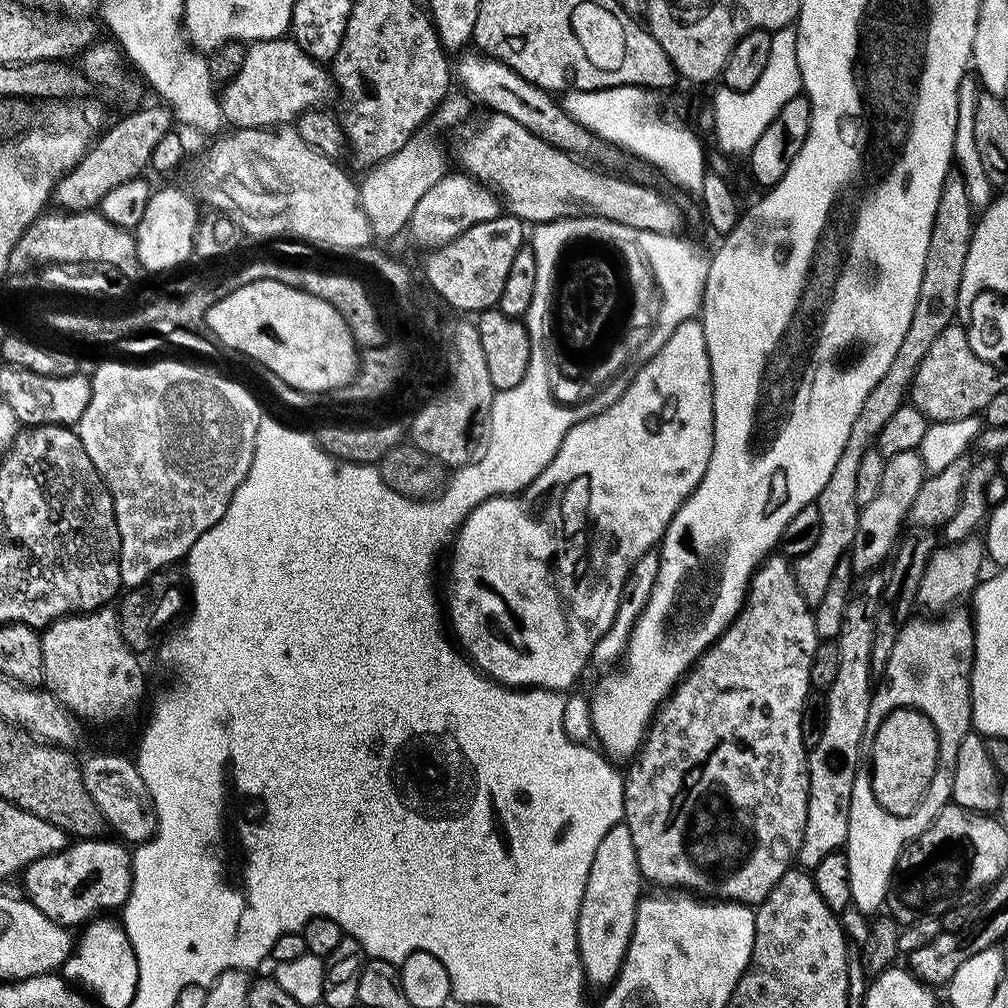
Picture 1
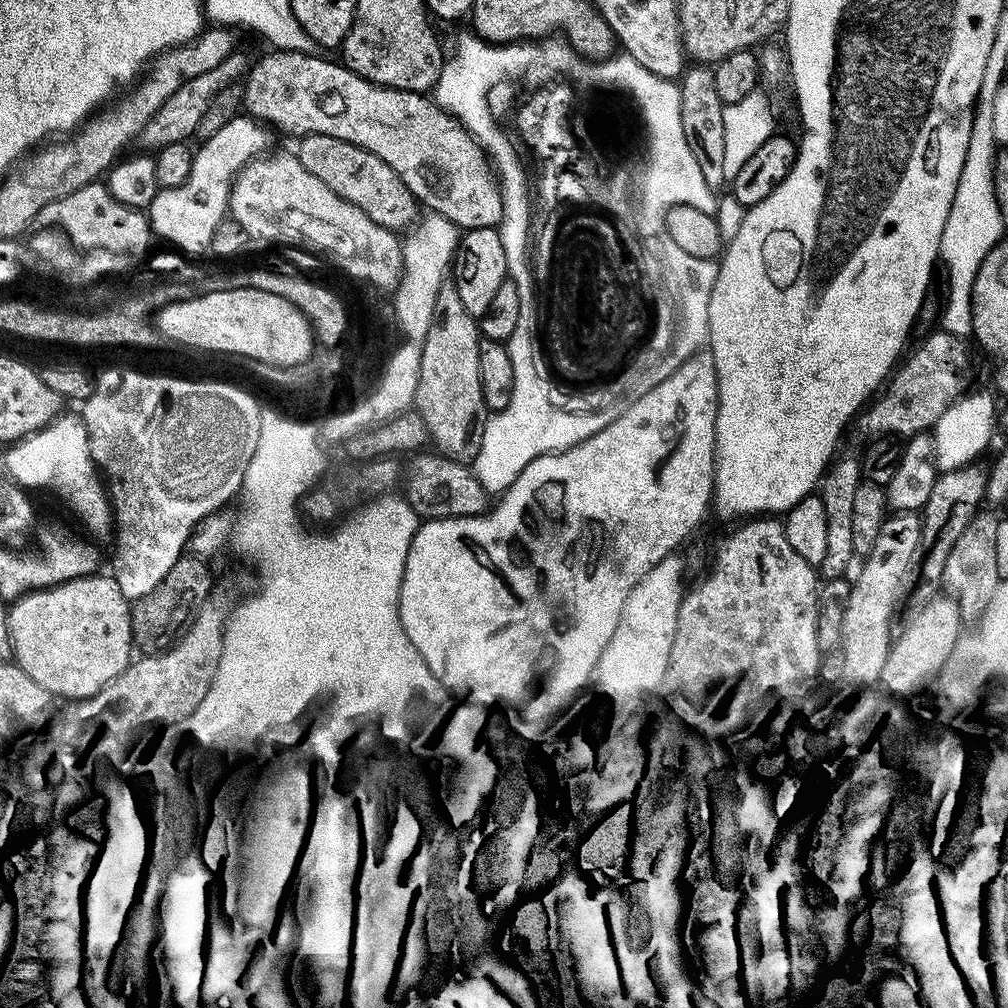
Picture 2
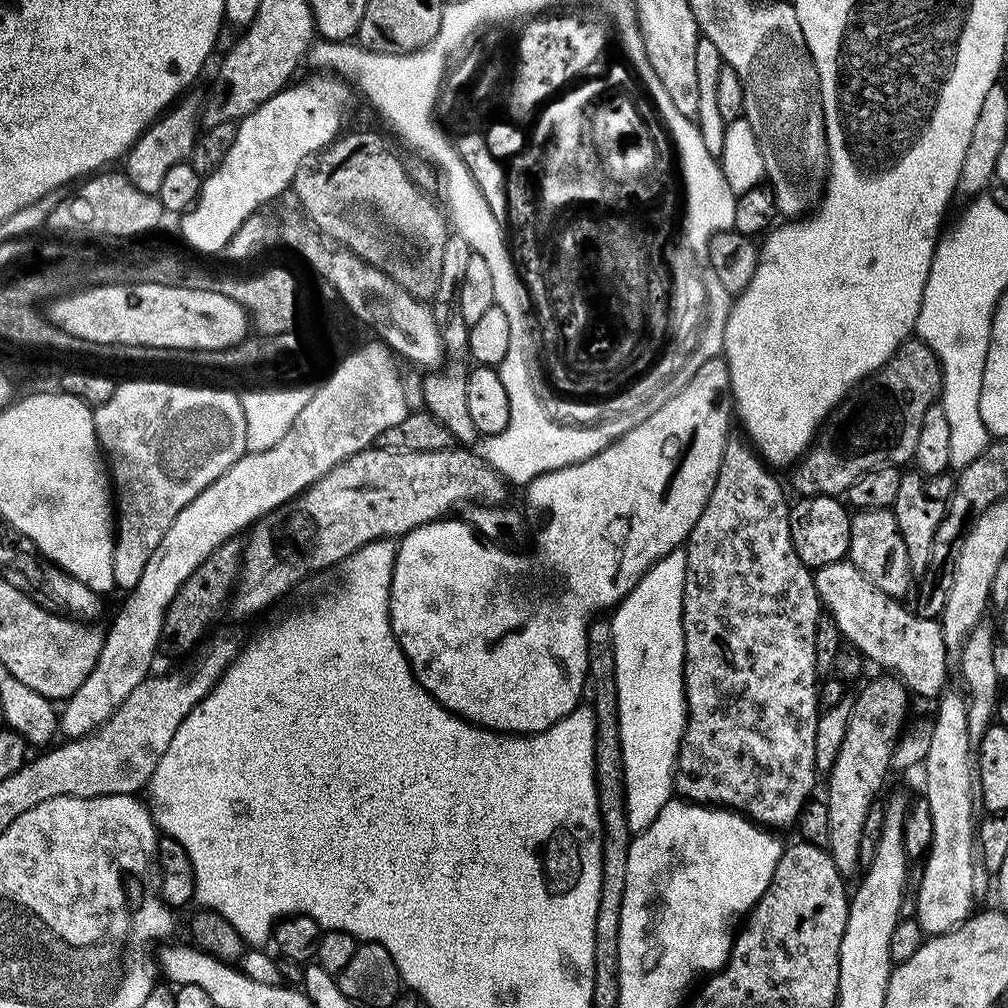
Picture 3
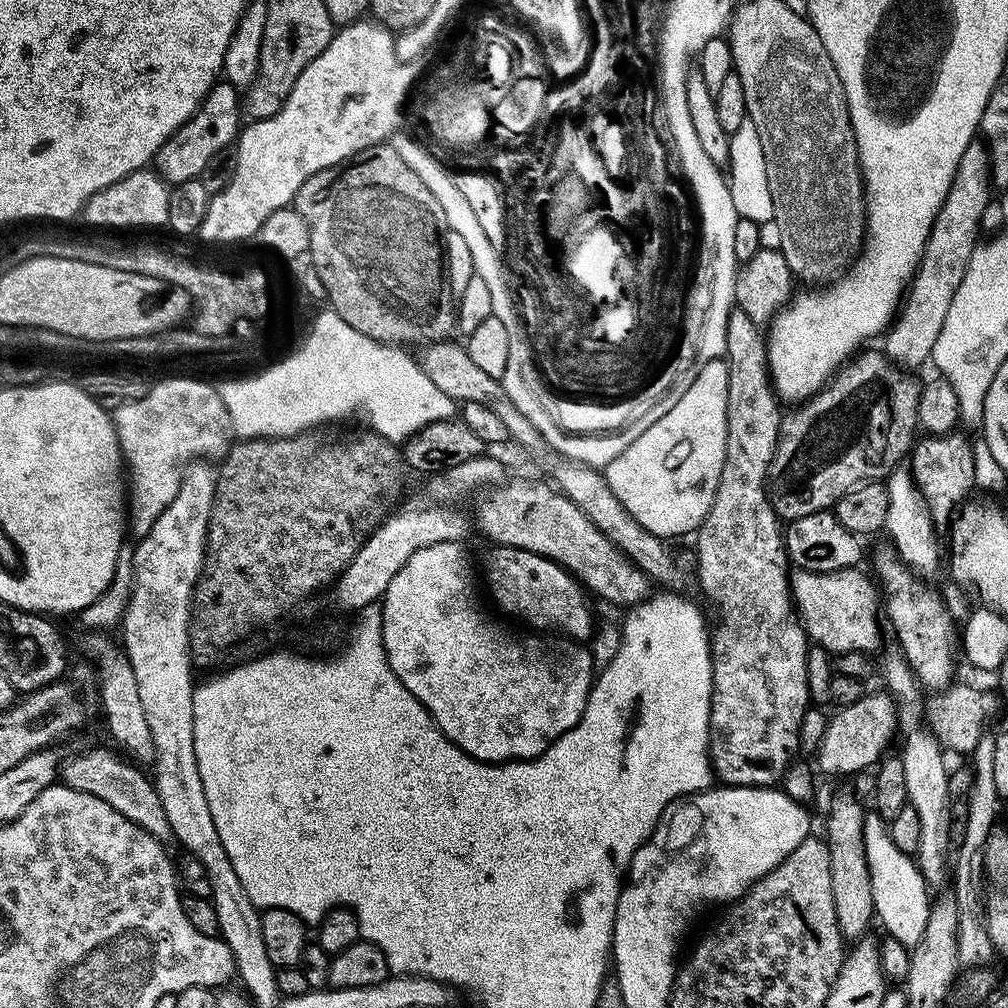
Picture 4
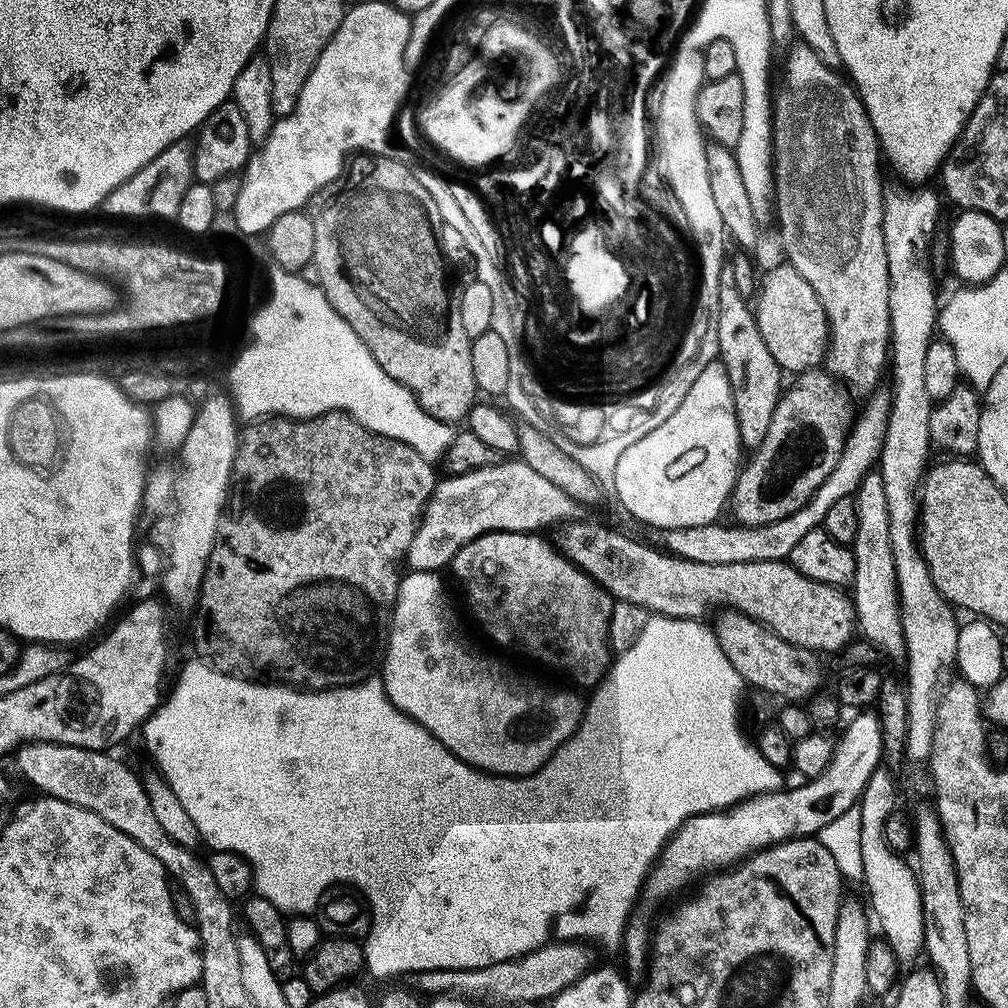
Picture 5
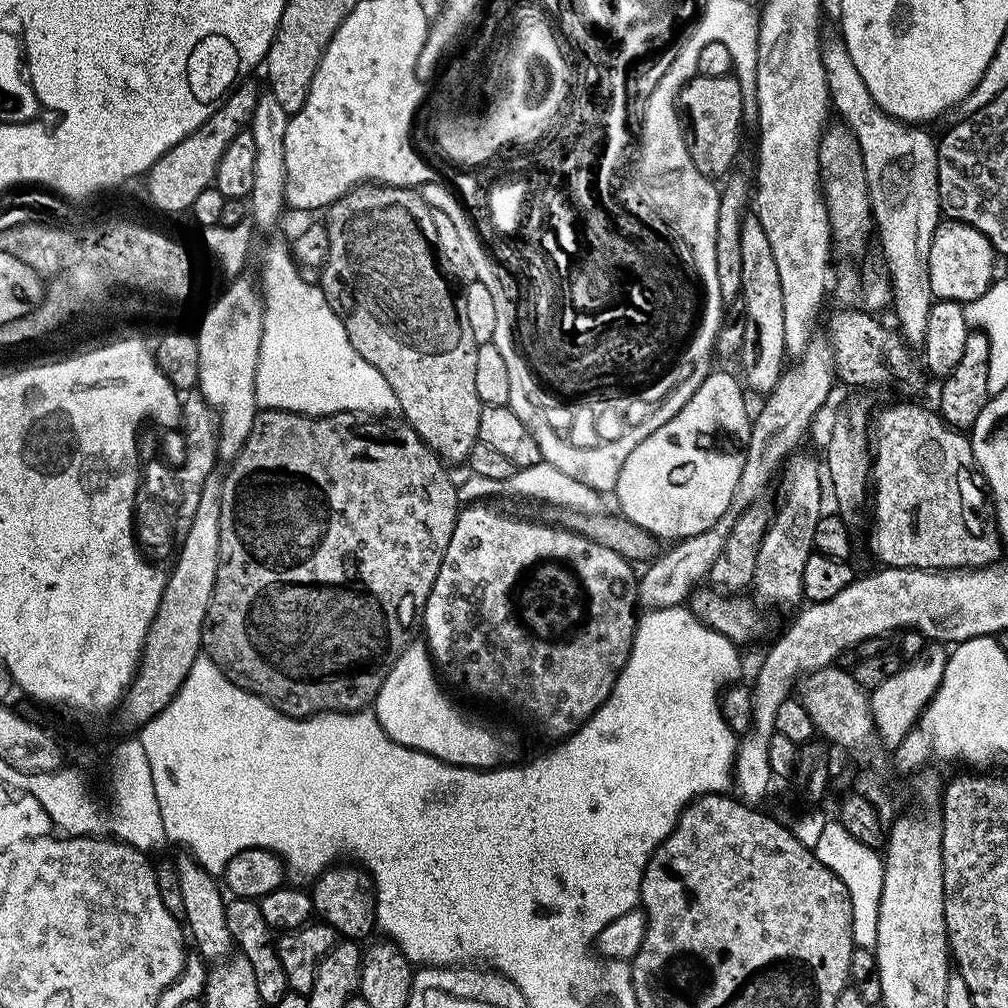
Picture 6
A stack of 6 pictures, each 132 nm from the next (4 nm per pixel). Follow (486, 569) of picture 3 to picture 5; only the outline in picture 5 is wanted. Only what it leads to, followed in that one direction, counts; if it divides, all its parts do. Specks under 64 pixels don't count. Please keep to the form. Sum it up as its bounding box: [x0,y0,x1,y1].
[382,358,742,776]

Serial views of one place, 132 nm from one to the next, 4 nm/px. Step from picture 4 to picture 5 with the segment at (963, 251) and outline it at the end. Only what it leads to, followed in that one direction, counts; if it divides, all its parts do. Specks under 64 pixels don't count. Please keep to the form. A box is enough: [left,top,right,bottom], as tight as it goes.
[659,390,892,564]

